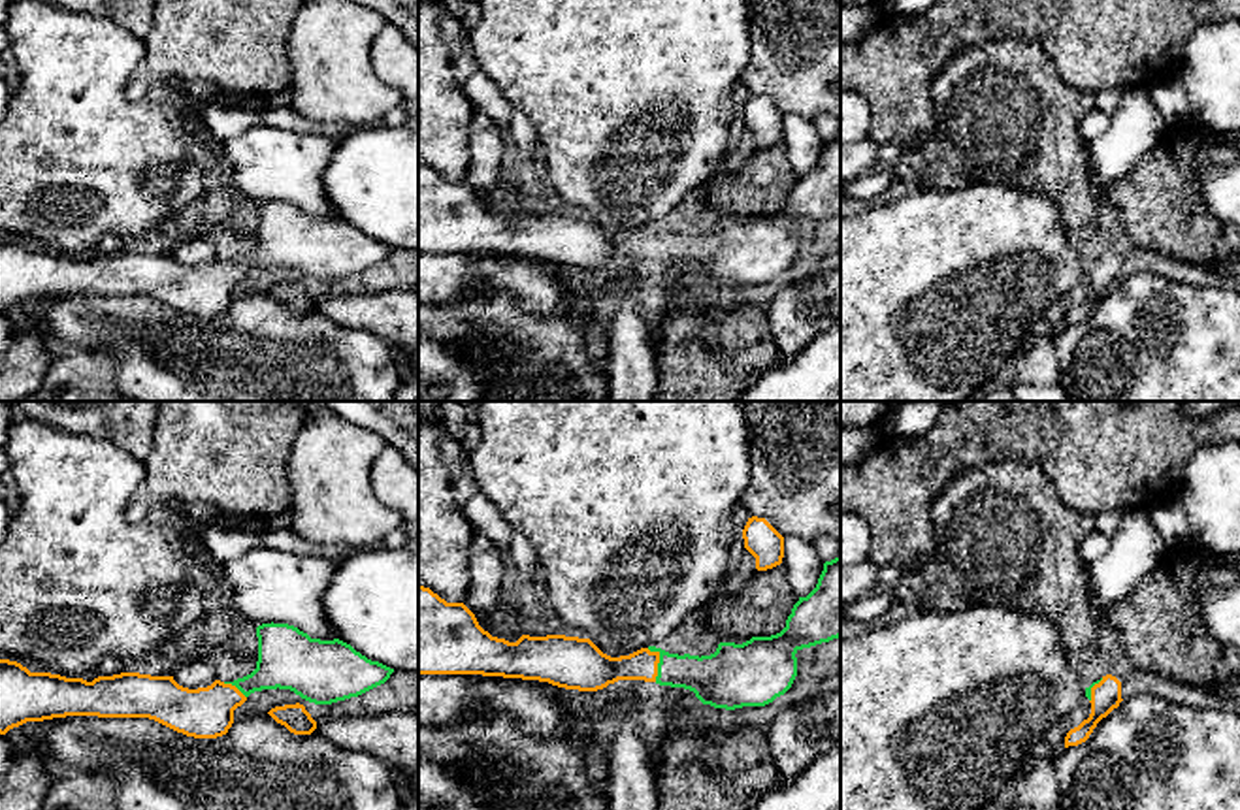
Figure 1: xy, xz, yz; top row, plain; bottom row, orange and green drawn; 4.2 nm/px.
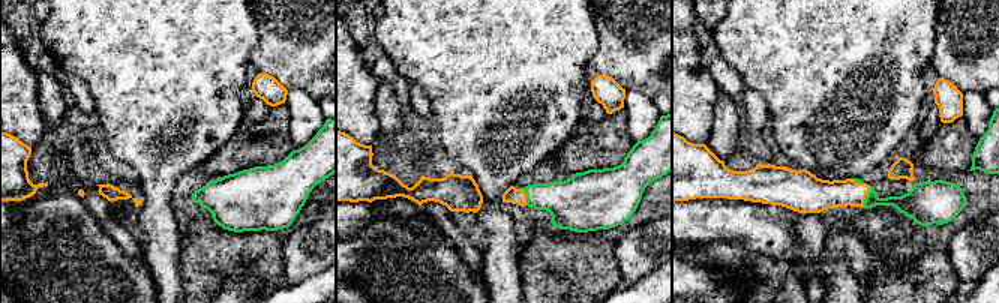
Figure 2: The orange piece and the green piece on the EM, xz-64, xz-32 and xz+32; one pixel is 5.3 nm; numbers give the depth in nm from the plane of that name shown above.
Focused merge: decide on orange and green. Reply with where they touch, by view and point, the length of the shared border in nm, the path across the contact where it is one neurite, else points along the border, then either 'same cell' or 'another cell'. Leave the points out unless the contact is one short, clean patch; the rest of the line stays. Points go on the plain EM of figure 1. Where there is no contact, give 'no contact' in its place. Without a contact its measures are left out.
contact xz (658, 240); length 150 nm; way xz (602, 247), (658, 240), (666, 247), (713, 257); same cell

